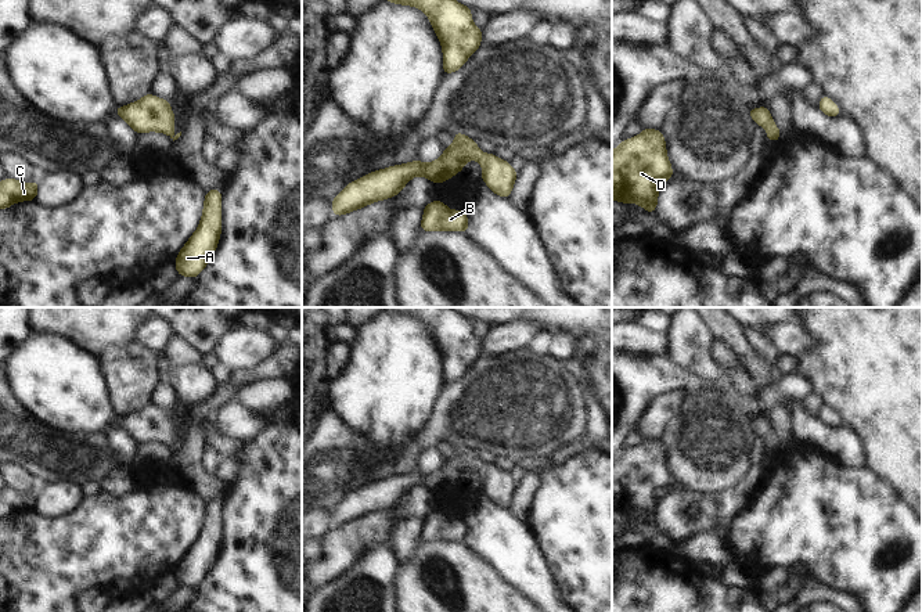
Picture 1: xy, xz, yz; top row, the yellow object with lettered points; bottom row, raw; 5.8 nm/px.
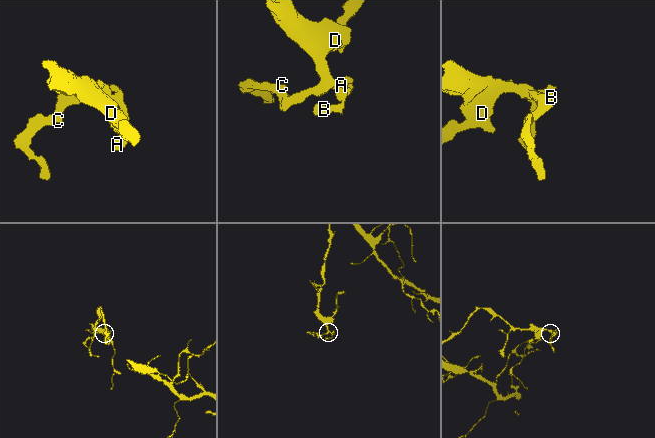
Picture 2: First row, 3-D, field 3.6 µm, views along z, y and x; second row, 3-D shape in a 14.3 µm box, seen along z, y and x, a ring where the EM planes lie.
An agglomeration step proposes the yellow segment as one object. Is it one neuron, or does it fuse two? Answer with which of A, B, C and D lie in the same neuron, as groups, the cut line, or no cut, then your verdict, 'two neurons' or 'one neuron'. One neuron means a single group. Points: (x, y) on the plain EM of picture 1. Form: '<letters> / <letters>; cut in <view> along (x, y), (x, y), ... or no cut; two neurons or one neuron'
A B C D; no cut; one neuron

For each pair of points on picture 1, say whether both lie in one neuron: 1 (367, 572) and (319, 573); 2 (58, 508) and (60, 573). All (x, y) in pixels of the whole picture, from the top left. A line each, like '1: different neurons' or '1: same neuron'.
1: different neurons
2: different neurons

